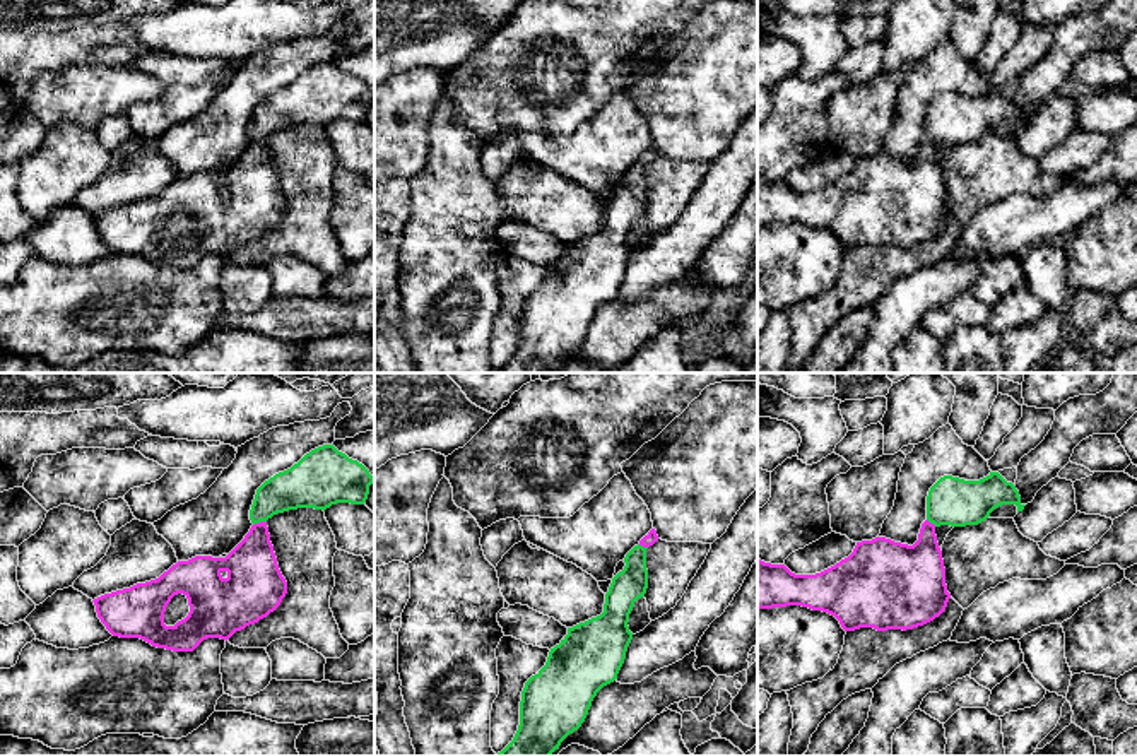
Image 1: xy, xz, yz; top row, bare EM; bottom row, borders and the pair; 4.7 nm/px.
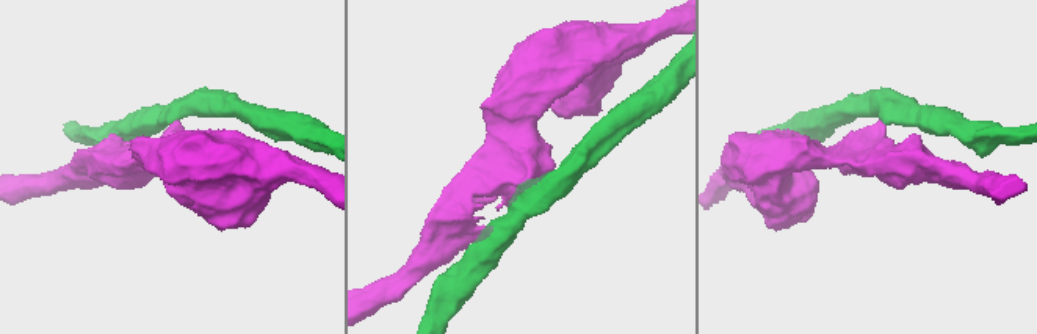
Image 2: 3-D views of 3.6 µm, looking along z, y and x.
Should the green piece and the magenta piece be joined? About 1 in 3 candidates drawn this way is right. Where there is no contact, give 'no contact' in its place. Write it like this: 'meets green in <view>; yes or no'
meets green in xy; no

